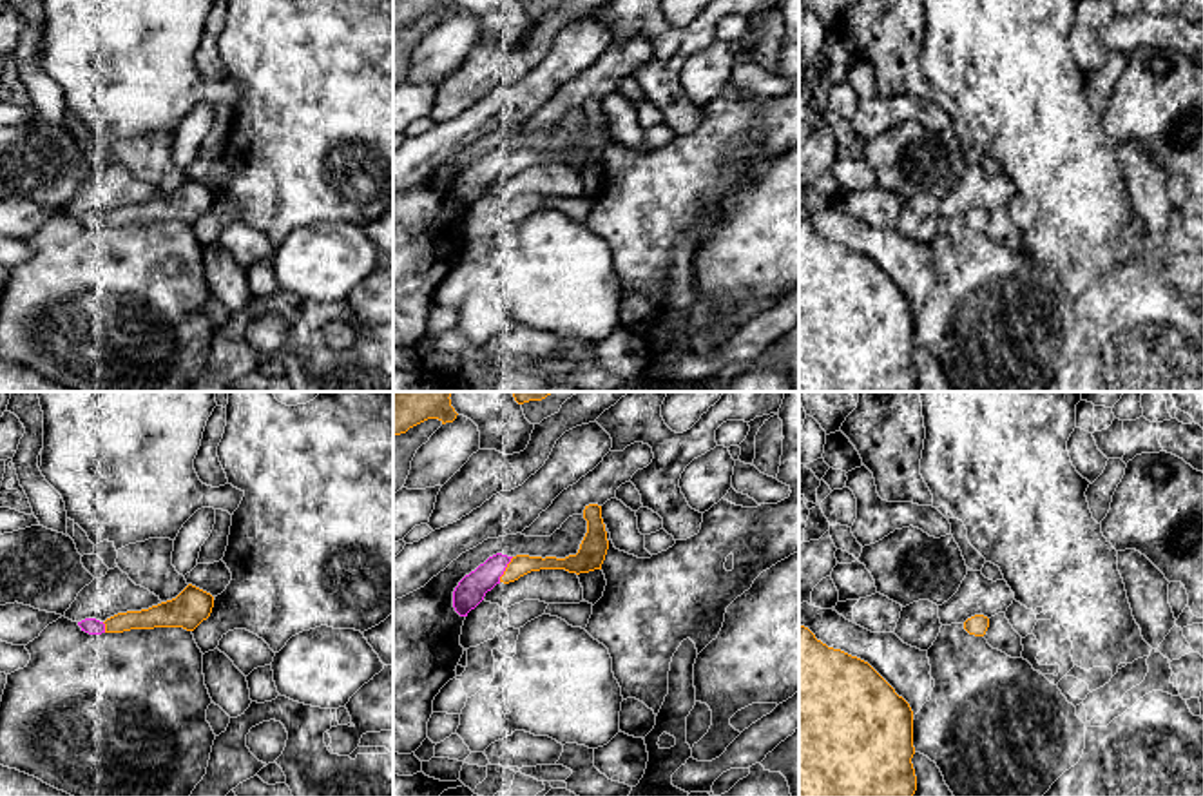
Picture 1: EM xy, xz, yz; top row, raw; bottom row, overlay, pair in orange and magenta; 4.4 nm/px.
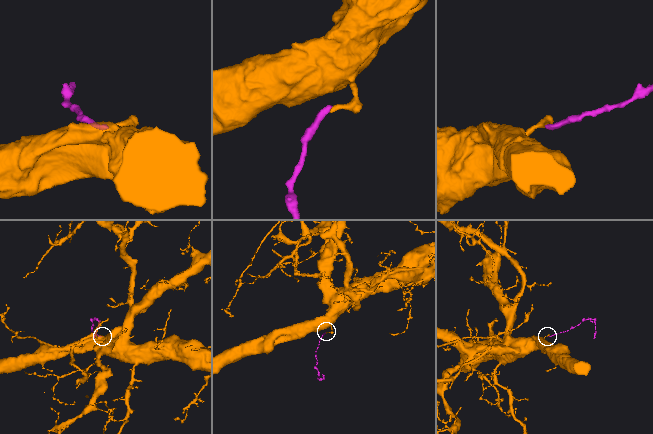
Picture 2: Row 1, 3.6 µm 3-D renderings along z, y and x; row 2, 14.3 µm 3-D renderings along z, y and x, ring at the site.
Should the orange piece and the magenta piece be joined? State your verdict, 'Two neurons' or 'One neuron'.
One neuron

